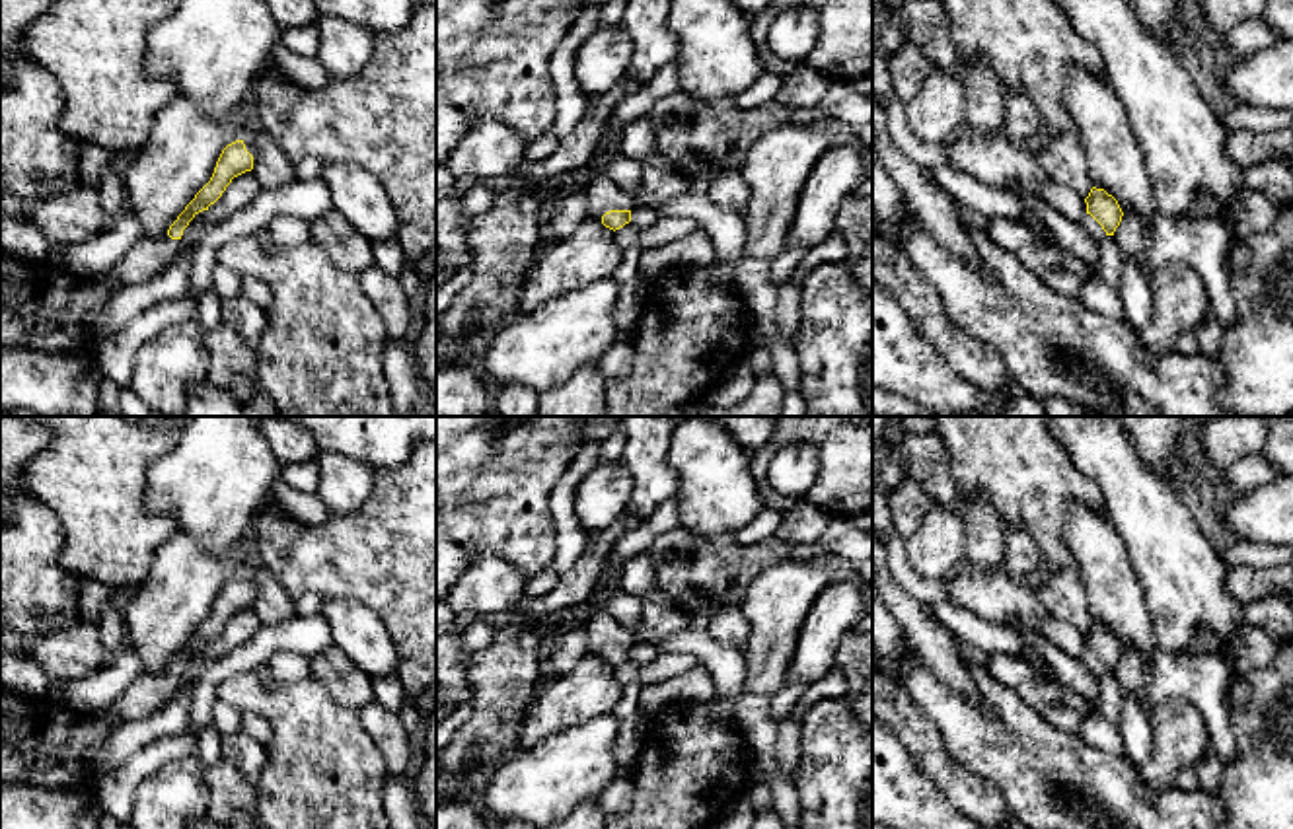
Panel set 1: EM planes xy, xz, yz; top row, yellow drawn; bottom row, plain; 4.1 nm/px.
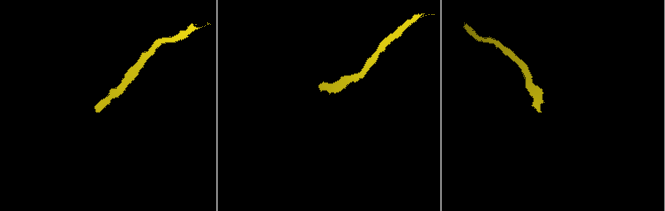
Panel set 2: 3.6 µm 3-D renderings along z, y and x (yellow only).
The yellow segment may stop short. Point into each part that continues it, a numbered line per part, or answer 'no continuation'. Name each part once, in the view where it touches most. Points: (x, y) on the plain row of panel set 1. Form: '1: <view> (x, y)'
1: xz (602, 629)

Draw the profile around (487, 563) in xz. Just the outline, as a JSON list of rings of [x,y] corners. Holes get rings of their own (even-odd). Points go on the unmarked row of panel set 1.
[[[483,555],[469,564],[444,601],[456,613],[493,615],[516,607],[524,597],[528,580],[508,560]]]

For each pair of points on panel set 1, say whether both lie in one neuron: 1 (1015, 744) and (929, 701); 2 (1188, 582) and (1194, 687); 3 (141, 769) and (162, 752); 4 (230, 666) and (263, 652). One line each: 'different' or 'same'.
1: same
2: different
3: same
4: same

